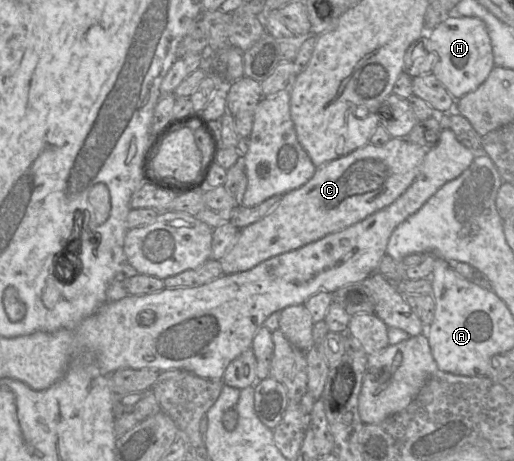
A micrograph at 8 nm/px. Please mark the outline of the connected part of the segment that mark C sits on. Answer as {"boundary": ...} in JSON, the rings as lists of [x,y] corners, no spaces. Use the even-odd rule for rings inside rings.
{"boundary":[[[391,137],[384,145],[375,146],[368,143],[317,167],[315,174],[307,183],[283,194],[276,206],[262,219],[240,229],[236,241],[220,259],[223,274],[230,275],[250,270],[271,257],[299,249],[329,234],[339,232],[389,205],[414,181],[426,152],[426,148],[410,142],[407,138]]]}

